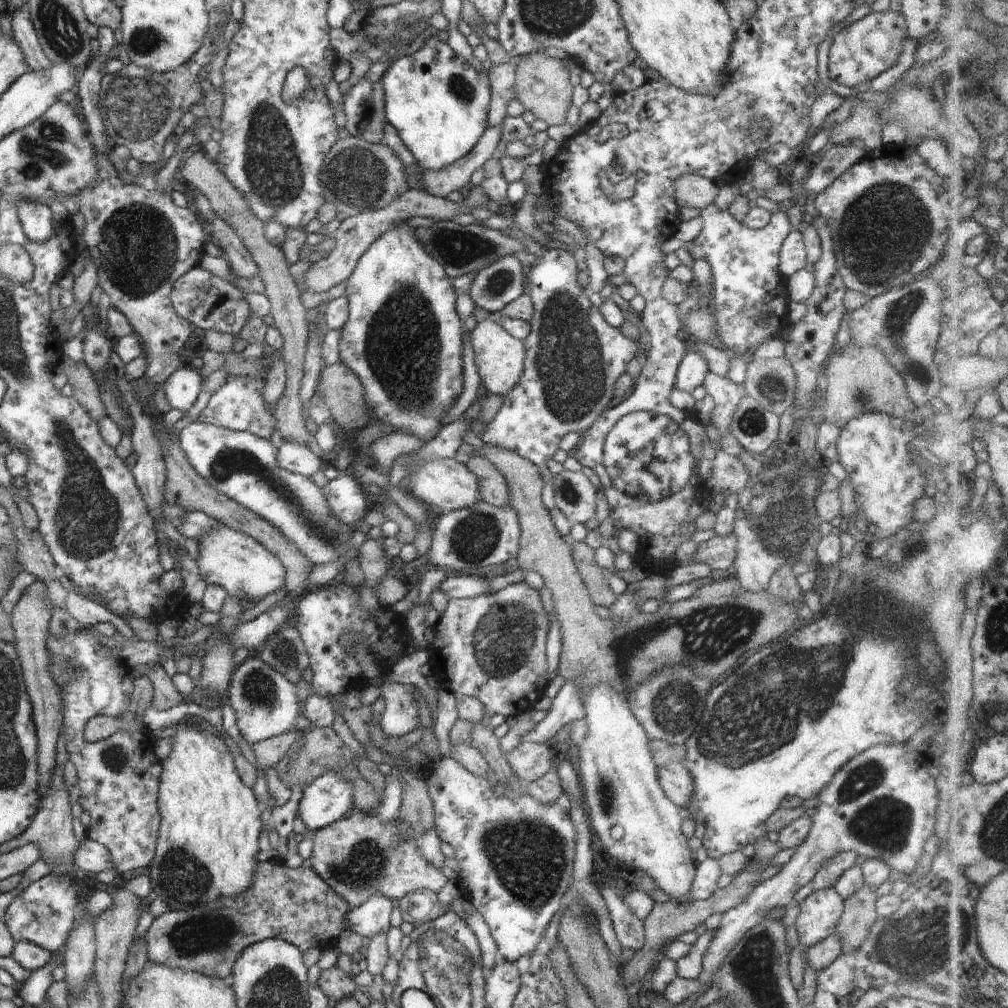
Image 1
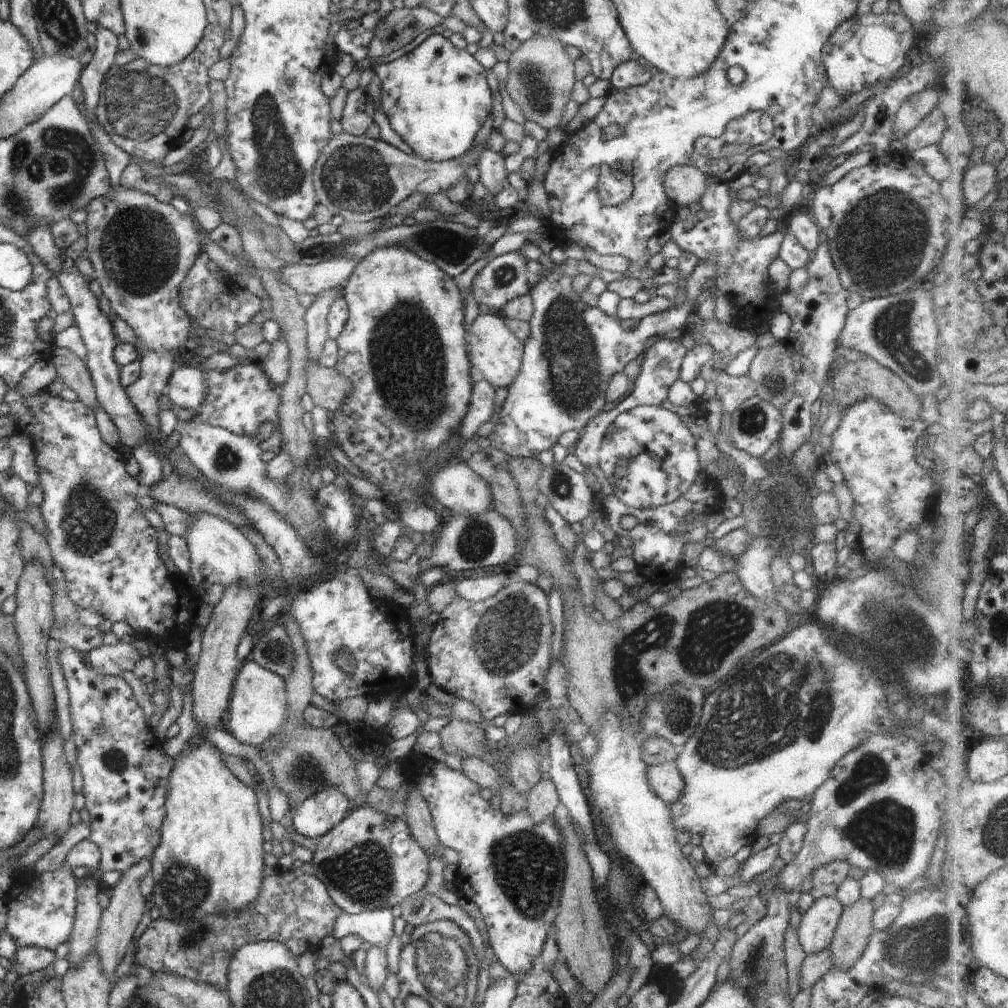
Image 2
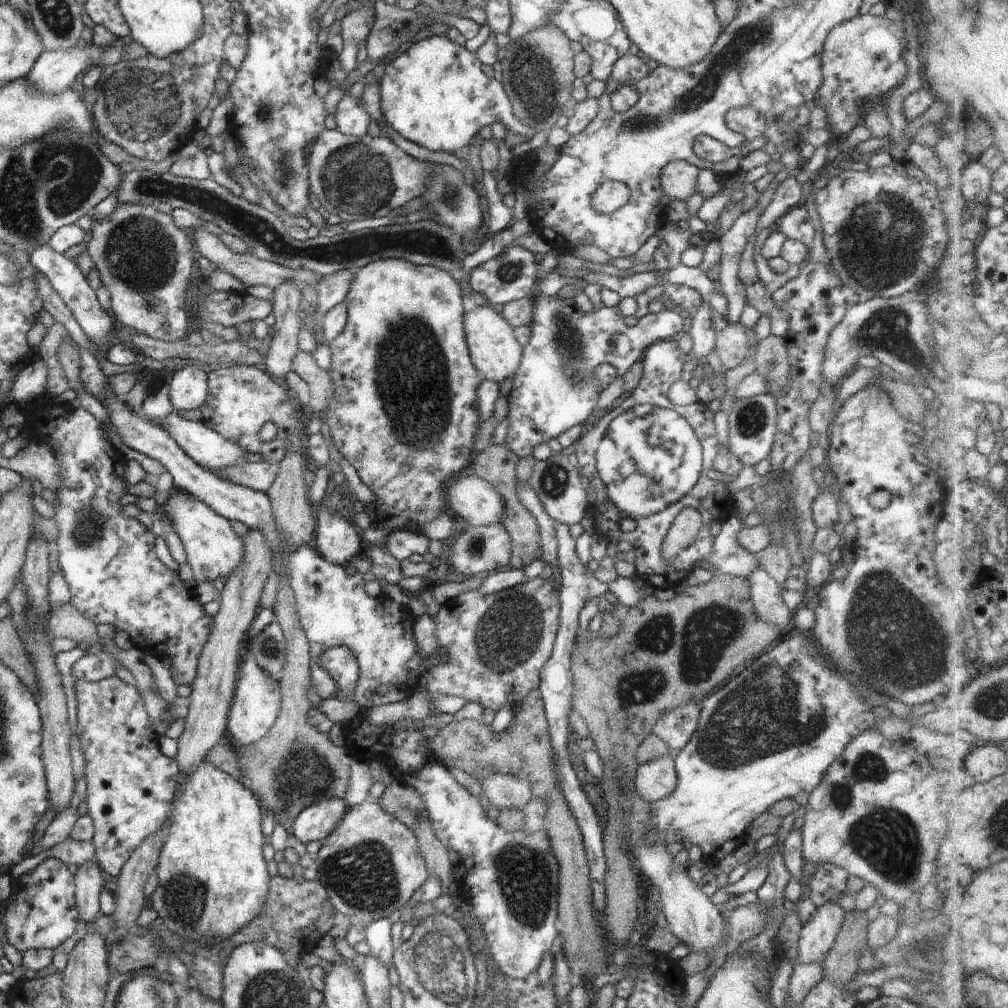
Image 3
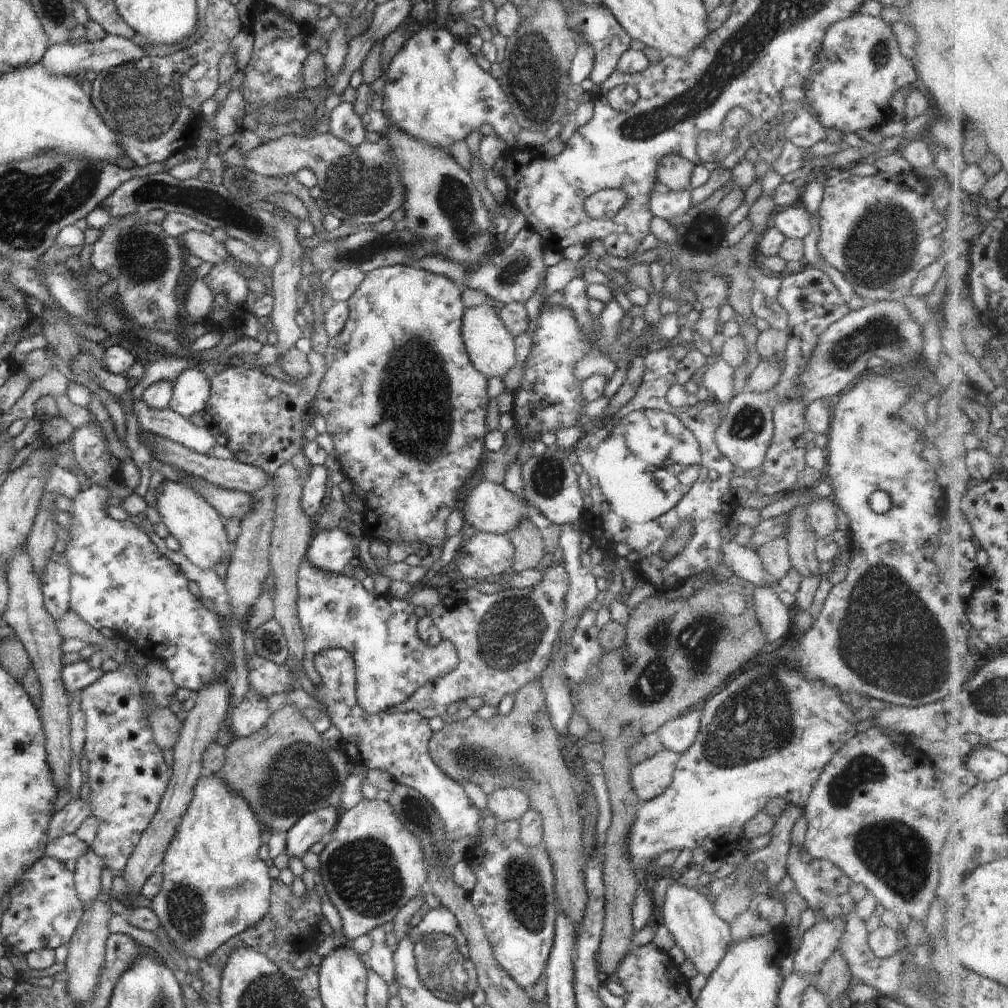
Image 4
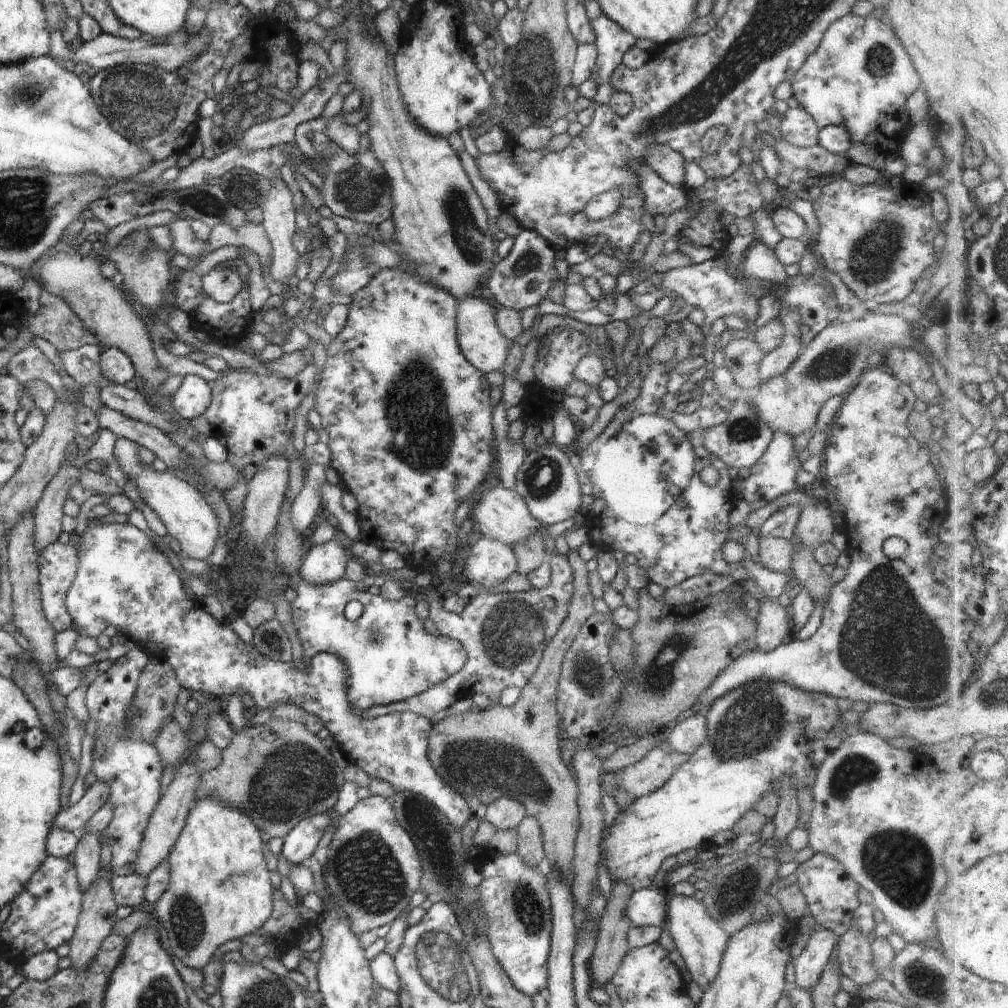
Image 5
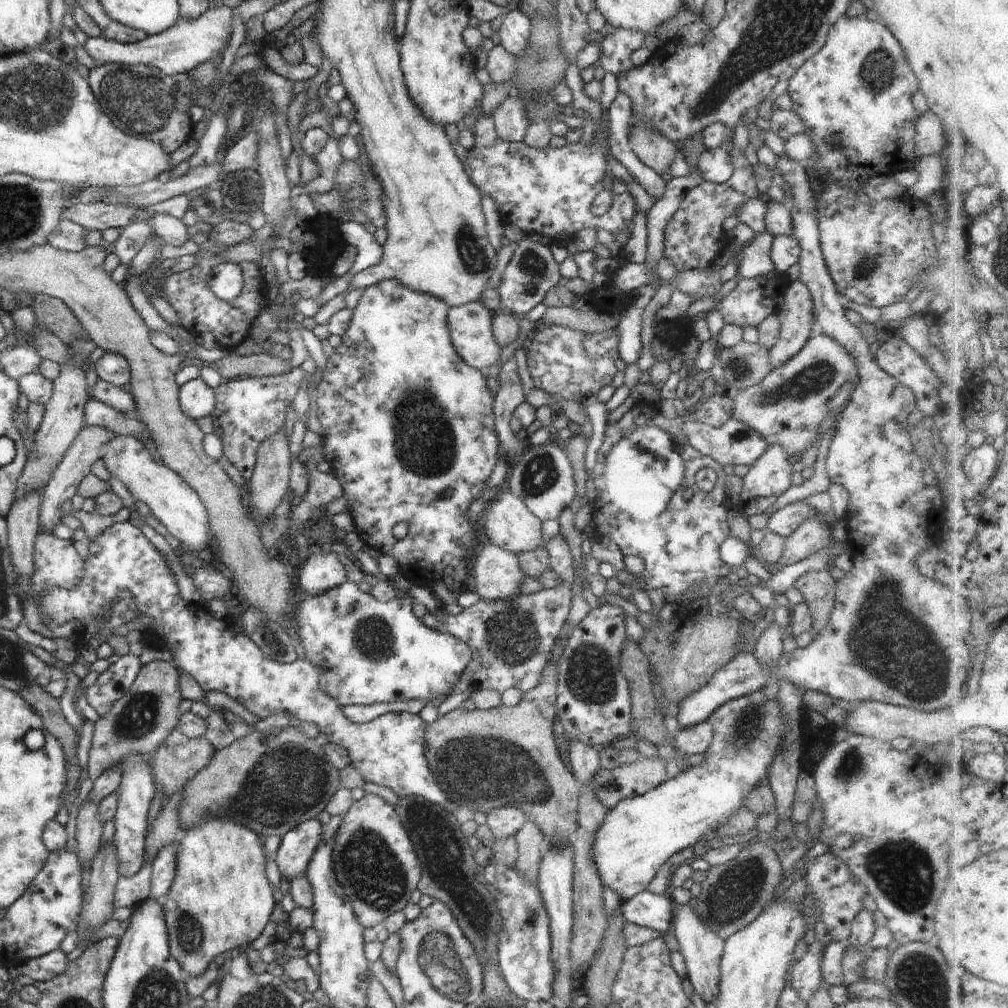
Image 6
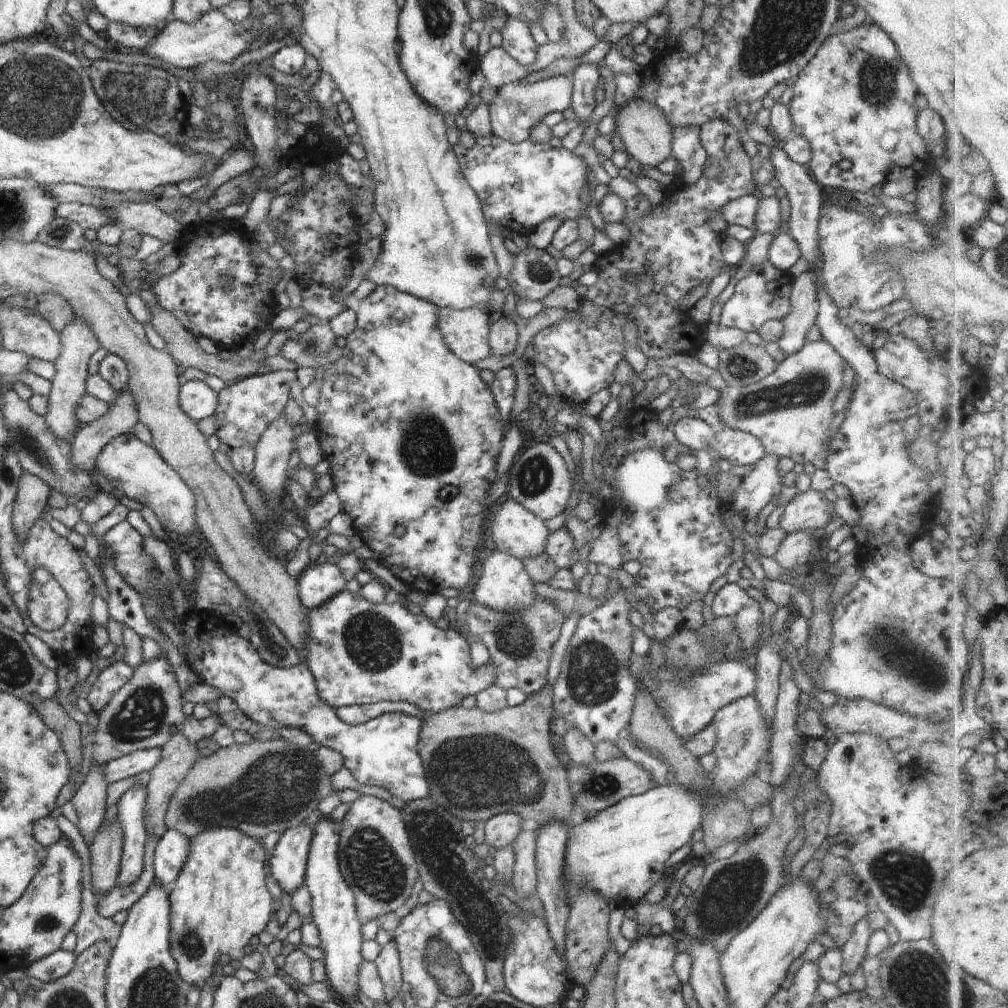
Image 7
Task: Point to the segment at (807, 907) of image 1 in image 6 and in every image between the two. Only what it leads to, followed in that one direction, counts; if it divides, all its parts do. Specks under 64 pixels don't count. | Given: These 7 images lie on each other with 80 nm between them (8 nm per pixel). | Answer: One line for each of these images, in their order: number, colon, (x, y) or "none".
2: (818, 924)
3: (816, 937)
4: (818, 943)
5: (808, 967)
6: (806, 979)

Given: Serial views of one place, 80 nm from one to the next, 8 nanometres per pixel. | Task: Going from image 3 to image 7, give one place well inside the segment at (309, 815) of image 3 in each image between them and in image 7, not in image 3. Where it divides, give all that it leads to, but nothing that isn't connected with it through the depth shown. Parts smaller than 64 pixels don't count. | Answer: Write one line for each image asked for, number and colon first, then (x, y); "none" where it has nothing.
4: (309, 829)
5: (300, 843)
6: (295, 850)
7: (287, 862)

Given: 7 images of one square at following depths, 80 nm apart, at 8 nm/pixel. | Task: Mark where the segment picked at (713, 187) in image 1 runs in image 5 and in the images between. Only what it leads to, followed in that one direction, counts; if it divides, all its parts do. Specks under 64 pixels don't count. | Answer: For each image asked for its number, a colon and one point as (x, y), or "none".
2: (683, 185)
3: (678, 179)
4: (674, 171)
5: (670, 165)

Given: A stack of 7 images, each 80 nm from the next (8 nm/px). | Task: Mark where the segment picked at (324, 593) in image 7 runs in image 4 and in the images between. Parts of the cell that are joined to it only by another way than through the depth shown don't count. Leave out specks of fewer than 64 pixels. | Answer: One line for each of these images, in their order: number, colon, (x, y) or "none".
4: (331, 551)
5: (326, 563)
6: (320, 573)

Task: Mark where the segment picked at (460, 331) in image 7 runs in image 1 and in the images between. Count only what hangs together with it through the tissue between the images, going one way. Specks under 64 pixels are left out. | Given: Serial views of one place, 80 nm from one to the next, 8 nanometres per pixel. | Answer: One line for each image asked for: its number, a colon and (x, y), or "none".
1: (499, 357)
2: (495, 350)
3: (494, 350)
4: (491, 348)
5: (486, 348)
6: (470, 326)

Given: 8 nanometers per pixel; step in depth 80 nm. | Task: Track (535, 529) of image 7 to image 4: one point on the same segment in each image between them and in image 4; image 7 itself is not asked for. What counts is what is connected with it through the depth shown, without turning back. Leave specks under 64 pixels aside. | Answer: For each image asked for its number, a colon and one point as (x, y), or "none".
4: (491, 508)
5: (501, 514)
6: (507, 523)

